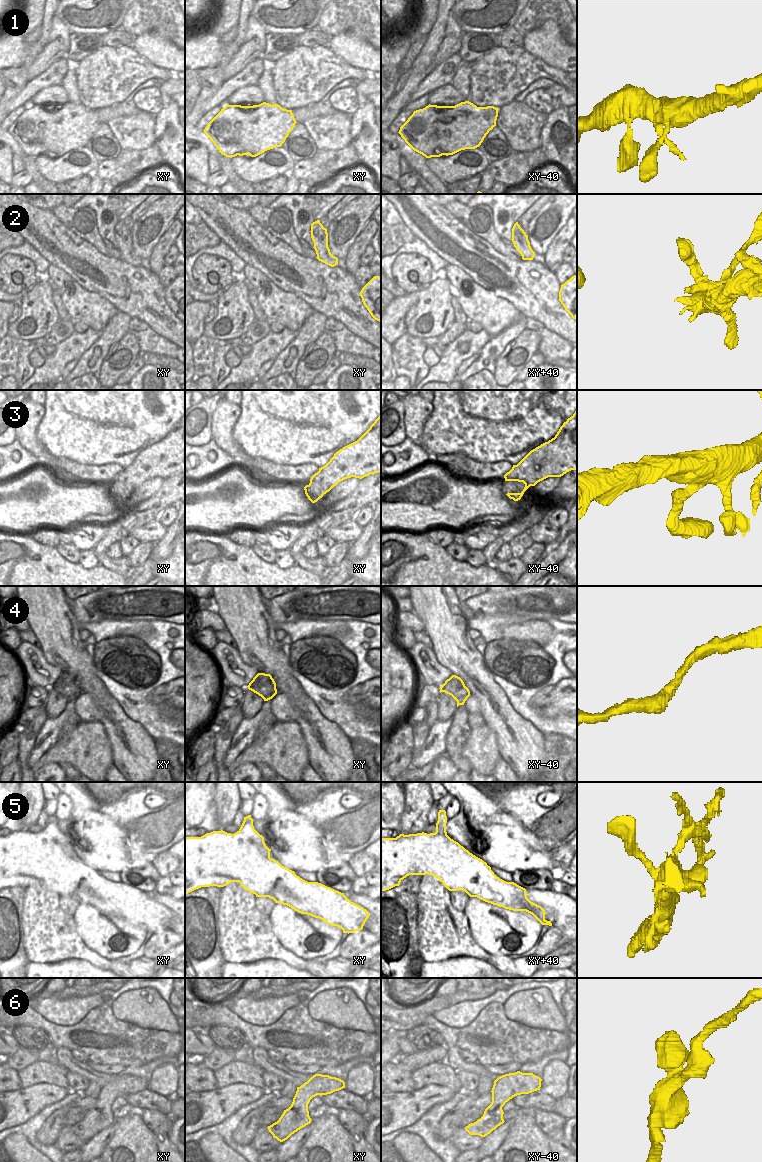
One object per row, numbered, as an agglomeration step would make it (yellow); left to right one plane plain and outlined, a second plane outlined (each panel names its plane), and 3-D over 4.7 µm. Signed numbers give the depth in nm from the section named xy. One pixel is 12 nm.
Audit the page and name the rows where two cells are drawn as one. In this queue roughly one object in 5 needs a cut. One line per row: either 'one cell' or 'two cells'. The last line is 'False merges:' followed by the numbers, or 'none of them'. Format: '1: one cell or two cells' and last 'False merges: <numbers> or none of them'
1: one cell
2: one cell
3: one cell
4: one cell
5: two cells
6: one cell
False merges: 5

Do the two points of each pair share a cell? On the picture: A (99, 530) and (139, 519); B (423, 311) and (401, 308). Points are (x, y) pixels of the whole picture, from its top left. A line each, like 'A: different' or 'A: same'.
A: different
B: different

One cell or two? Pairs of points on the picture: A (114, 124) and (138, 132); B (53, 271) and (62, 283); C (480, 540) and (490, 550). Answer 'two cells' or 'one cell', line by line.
A: one cell
B: one cell
C: two cells

